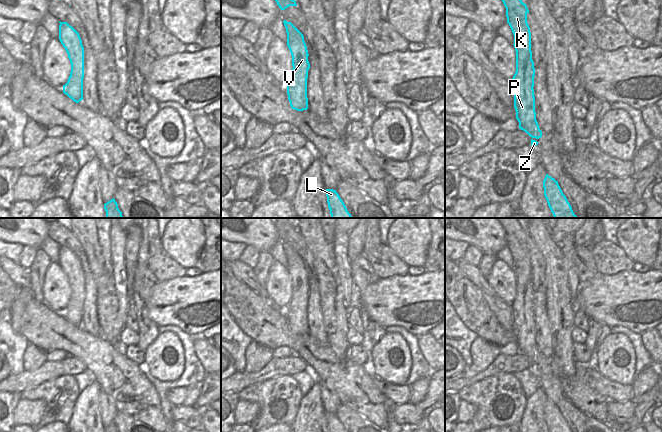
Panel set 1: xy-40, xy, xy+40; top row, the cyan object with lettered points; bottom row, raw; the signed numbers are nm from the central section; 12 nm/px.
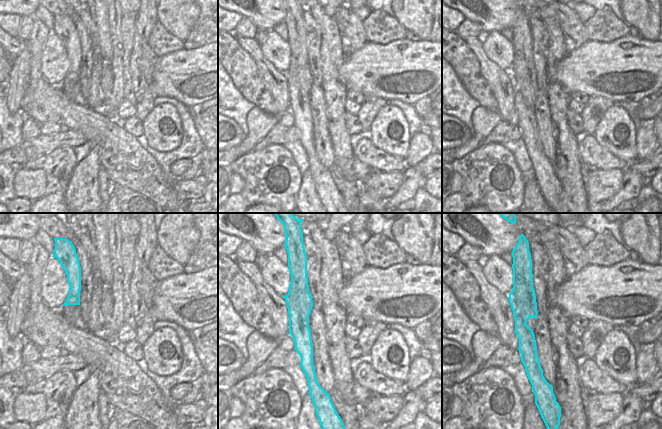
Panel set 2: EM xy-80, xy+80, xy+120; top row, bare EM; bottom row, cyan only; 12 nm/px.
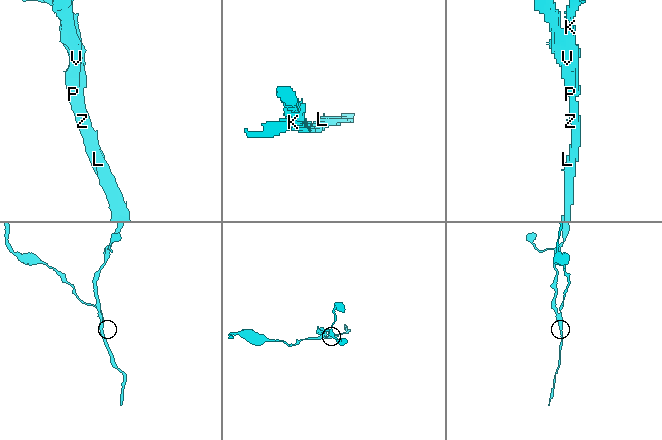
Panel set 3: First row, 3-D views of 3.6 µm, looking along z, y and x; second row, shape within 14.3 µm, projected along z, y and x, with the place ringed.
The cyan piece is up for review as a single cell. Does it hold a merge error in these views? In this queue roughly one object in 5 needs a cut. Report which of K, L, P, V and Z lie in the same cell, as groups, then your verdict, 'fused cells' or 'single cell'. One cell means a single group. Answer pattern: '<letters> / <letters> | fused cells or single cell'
K / L P V Z | fused cells

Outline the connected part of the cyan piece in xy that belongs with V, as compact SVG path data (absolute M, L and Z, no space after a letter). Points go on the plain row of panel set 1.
M283 245L287 257L287 270L292 280L292 290L296 288L301 294L301 306L298 315L294 317L287 309L287 319L292 333L303 335L308 333L307 302L310 287L308 285L308 274L303 258L291 247Z

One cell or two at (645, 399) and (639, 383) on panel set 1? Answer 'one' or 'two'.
two

